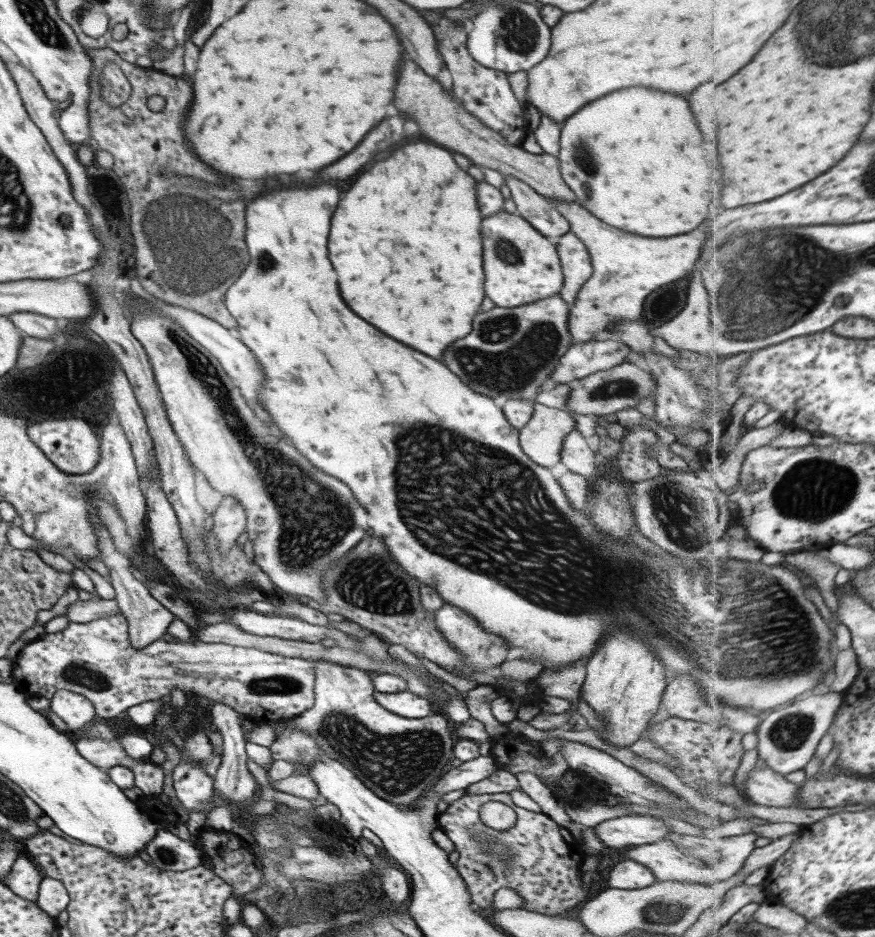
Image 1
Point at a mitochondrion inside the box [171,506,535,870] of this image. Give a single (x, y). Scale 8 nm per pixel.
(396, 763)

